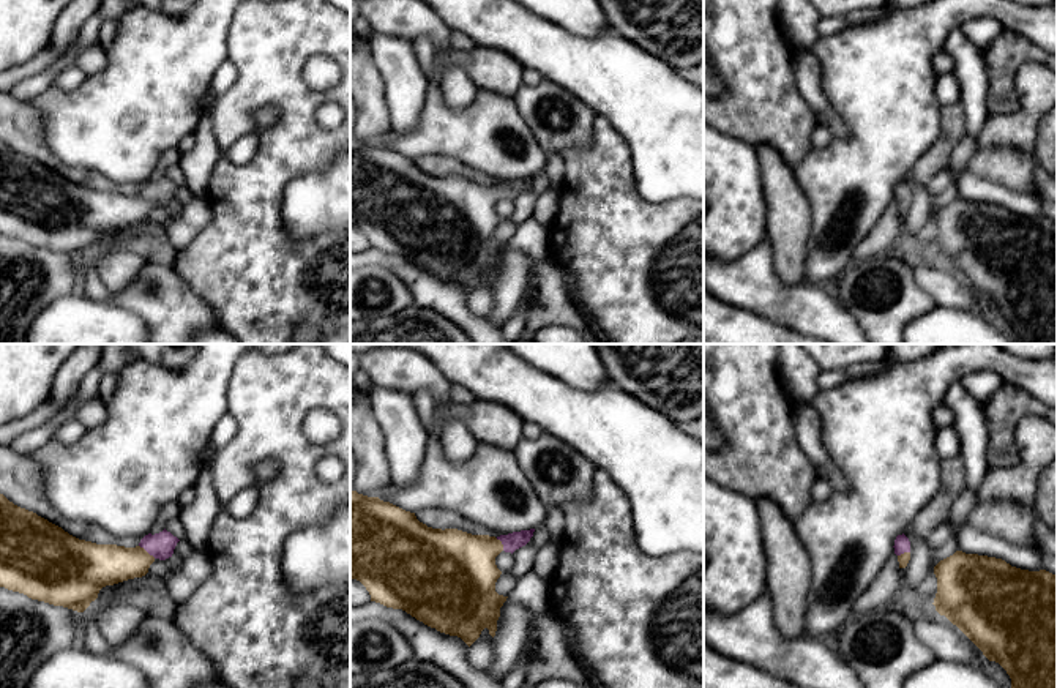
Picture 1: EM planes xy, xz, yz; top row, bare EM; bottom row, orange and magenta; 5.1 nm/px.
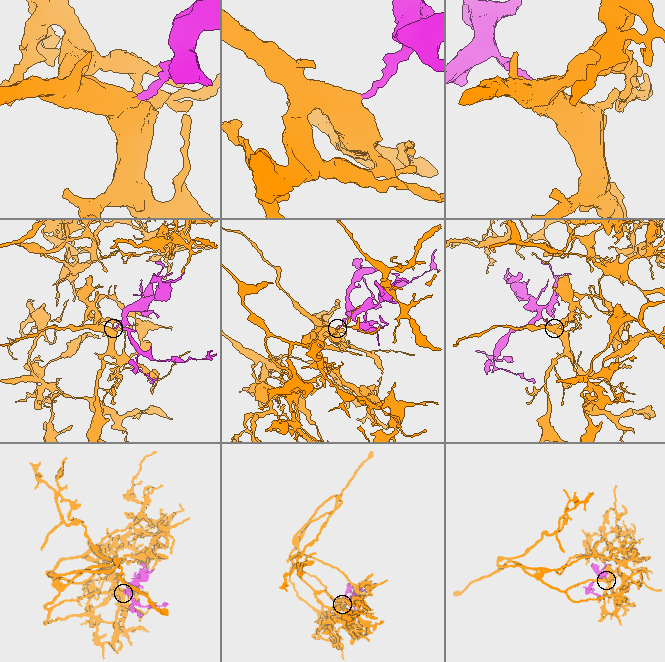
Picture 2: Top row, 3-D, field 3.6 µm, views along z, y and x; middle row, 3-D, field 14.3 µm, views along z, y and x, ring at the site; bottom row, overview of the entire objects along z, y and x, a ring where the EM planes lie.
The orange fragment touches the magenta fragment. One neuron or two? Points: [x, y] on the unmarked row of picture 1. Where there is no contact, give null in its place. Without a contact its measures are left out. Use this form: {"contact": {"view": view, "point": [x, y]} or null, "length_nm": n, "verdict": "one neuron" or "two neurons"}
{"contact": {"view": "xy", "point": [145, 198]}, "length_nm": 110, "verdict": "one neuron"}

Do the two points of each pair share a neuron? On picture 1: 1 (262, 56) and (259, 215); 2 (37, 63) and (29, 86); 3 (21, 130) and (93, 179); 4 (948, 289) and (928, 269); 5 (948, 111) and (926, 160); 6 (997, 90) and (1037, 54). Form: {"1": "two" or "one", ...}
{"1": "one", "2": "two", "3": "one", "4": "one", "5": "one", "6": "one"}

